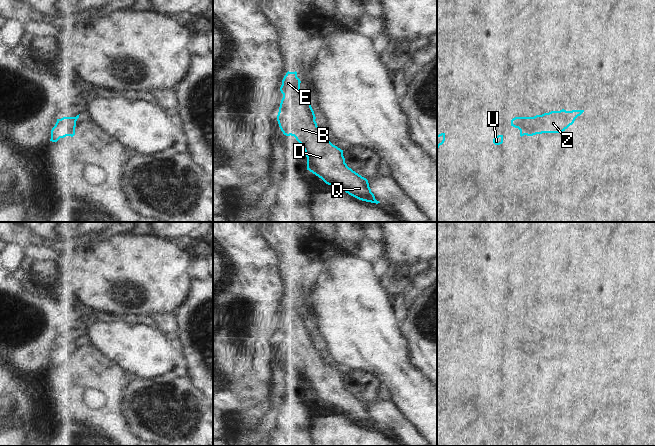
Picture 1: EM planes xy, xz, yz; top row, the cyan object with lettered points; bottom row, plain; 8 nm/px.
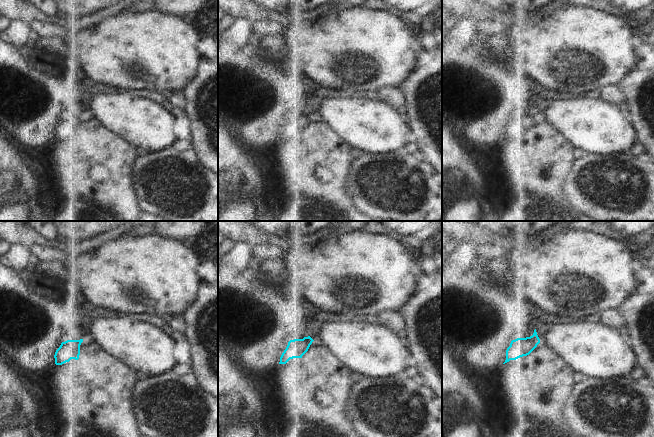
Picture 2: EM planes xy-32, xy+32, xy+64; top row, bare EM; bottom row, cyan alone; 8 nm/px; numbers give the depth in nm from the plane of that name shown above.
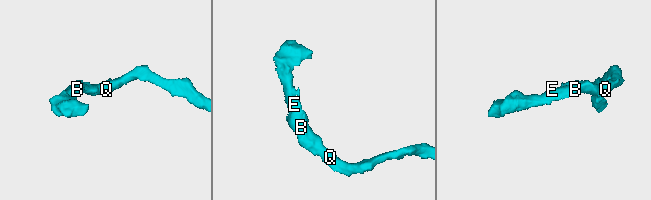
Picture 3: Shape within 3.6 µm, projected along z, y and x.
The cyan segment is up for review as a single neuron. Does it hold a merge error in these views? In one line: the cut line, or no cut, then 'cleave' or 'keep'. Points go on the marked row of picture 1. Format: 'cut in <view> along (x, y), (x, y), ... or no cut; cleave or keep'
no cut; keep

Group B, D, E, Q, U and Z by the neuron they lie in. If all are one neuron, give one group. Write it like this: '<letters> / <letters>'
B D E Q U Z

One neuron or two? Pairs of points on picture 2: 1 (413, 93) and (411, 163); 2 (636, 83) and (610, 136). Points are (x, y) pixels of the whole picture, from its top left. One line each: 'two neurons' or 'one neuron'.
1: two neurons
2: two neurons

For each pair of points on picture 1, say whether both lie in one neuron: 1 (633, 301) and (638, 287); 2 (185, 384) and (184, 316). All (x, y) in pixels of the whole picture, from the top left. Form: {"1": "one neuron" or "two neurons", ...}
{"1": "two neurons", "2": "two neurons"}

